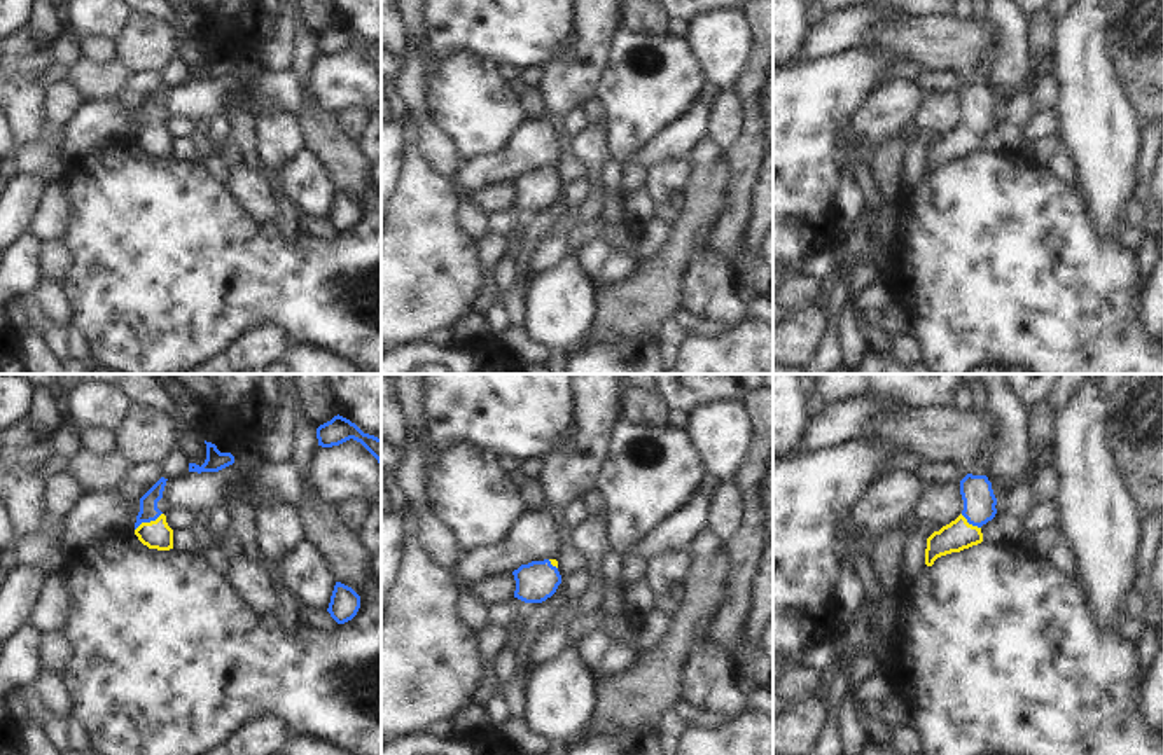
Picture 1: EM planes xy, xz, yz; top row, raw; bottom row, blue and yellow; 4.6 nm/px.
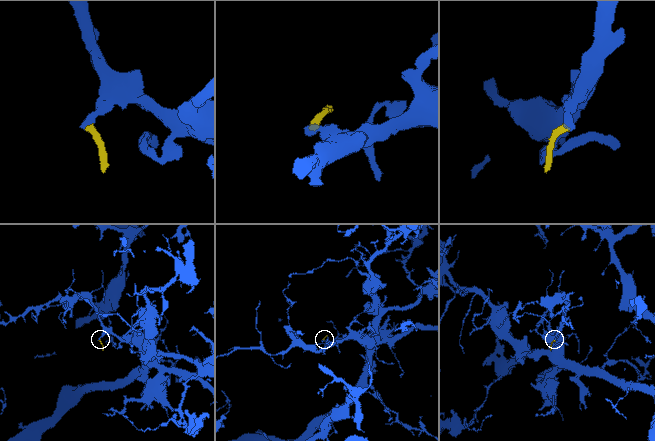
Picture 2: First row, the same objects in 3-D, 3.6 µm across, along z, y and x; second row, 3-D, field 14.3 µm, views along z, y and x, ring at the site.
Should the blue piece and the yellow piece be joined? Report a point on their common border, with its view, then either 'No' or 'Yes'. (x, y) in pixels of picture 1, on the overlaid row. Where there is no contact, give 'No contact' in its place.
Touches blue at xy (147, 521). Yes.

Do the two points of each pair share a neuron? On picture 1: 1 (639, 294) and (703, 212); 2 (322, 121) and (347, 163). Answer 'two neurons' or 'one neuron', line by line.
1: one neuron
2: one neuron

